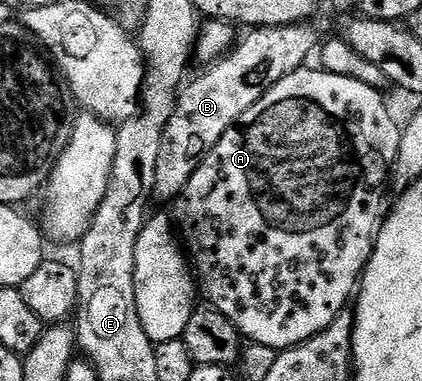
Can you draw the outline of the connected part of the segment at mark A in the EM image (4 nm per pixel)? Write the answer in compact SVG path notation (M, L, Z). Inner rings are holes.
M300 69L289 73L249 113L245 113L234 127L231 127L217 141L213 153L201 161L201 169L189 177L189 185L181 192L178 199L174 200L173 223L185 244L186 254L193 264L194 274L197 276L197 287L210 306L215 307L229 321L235 323L236 329L244 340L260 343L263 347L272 347L272 352L278 353L288 347L296 347L313 337L317 337L343 311L348 310L353 296L363 278L363 270L375 248L375 236L378 235L381 220L385 215L383 207L383 186L388 186L393 175L395 158L399 152L400 124L395 124L387 103L383 100L384 92L377 87L370 87L353 77L341 77L322 69L307 71Z

